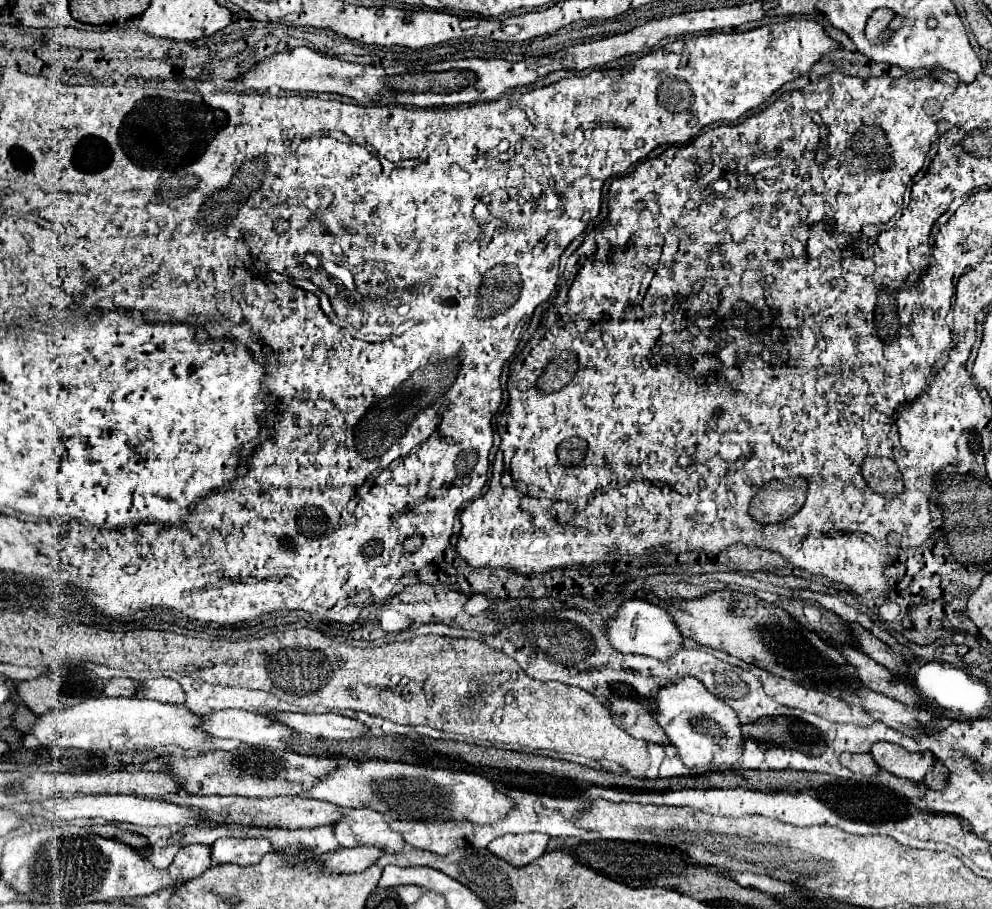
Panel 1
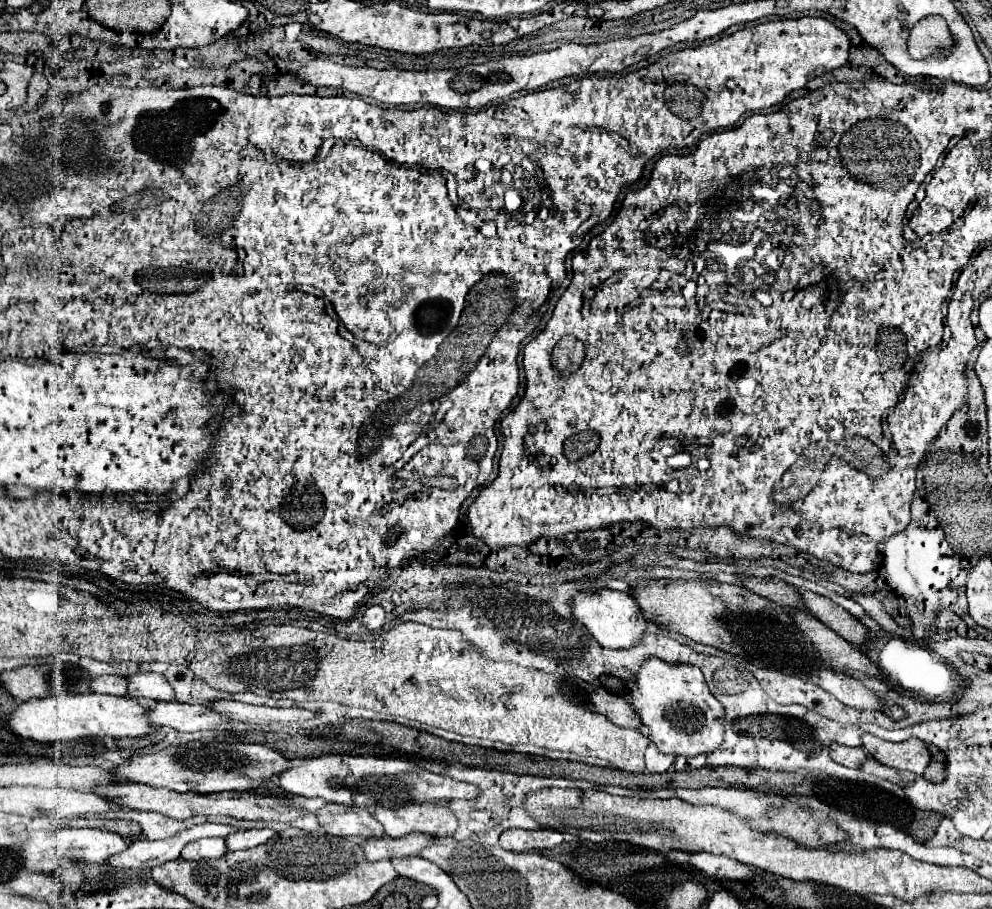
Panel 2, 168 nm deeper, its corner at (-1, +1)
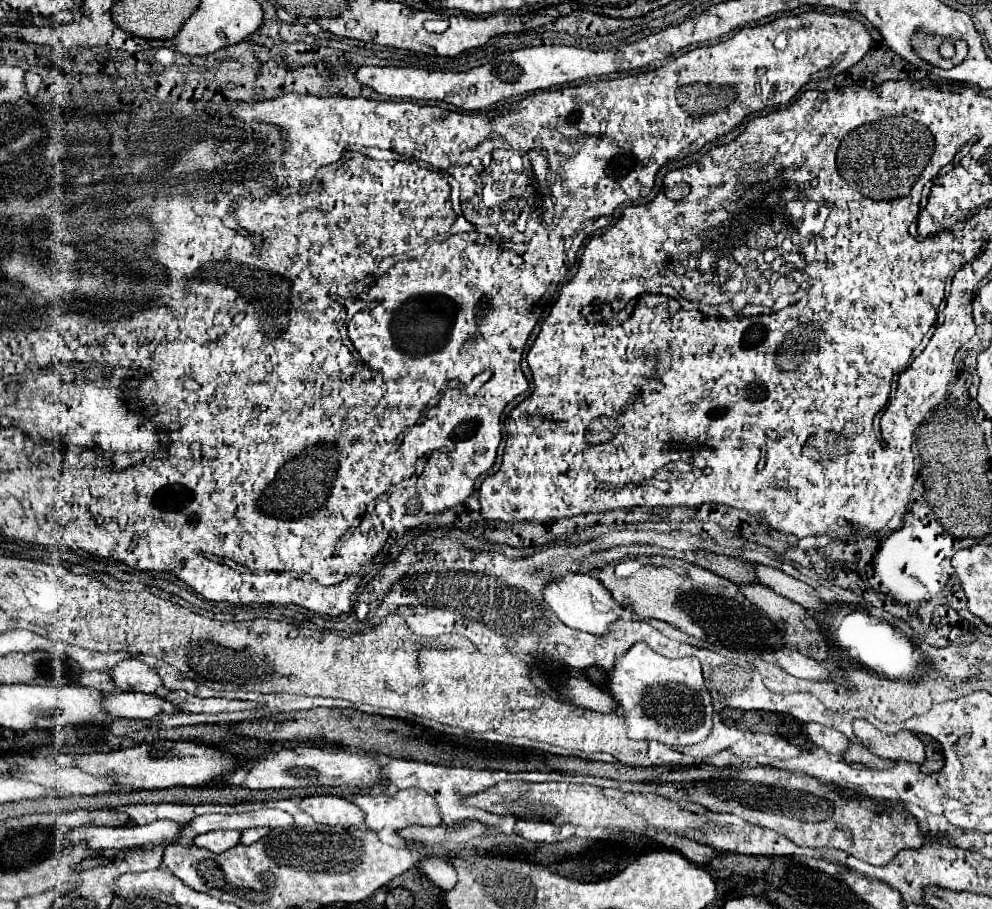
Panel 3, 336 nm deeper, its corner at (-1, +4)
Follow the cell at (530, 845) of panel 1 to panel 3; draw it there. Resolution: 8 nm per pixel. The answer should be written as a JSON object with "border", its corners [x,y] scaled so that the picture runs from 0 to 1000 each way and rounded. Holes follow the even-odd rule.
{"border":[[[522,902],[520,915],[536,926],[567,926],[575,922],[581,915],[579,906],[558,906],[558,904],[546,904],[546,902]]]}

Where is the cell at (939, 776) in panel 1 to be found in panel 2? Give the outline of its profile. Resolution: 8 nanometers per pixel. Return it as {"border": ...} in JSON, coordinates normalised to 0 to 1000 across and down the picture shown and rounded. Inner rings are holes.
{"border":[[[938,822],[938,831],[940,831],[940,835],[938,835],[938,842],[933,844],[933,848],[931,848],[931,857],[933,859],[942,859],[942,861],[948,861],[948,859],[952,859],[954,857],[954,835],[952,835],[952,831],[950,831],[950,826],[946,826],[946,822]]]}

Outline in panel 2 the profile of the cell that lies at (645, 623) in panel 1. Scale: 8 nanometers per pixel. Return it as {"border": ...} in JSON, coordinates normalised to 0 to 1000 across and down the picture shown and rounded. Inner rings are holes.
{"border":[[[607,648],[605,652],[581,652],[577,659],[579,679],[591,688],[599,703],[613,714],[635,714],[647,699],[653,696],[655,683],[643,670],[641,659],[635,652],[625,652],[617,648]]]}

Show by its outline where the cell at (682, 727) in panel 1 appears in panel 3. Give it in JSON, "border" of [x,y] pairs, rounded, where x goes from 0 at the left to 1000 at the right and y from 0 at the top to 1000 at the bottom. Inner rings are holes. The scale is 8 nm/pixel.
{"border":[[[649,706],[637,708],[631,719],[619,728],[619,735],[613,744],[613,759],[621,770],[621,783],[627,785],[633,796],[631,807],[635,814],[663,814],[673,821],[692,821],[708,816],[718,805],[718,768],[710,755],[704,724],[675,726],[657,717],[657,713]]]}

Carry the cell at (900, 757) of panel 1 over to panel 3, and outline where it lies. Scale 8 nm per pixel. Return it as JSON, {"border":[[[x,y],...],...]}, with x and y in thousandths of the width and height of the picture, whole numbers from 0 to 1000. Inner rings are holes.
{"border":[[[867,790],[859,794],[861,807],[867,812],[867,816],[883,832],[895,834],[895,836],[913,836],[921,840],[931,838],[931,818],[927,812],[917,803],[907,803],[901,807],[893,807],[879,799],[875,792]]]}

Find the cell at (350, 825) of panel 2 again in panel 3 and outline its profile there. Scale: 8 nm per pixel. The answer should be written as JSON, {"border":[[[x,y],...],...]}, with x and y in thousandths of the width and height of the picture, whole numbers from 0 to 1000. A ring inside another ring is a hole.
{"border":[[[323,873],[323,876],[308,876],[302,880],[302,891],[313,895],[321,906],[329,909],[365,909],[367,911],[367,895],[357,882],[351,882],[337,873]]]}

